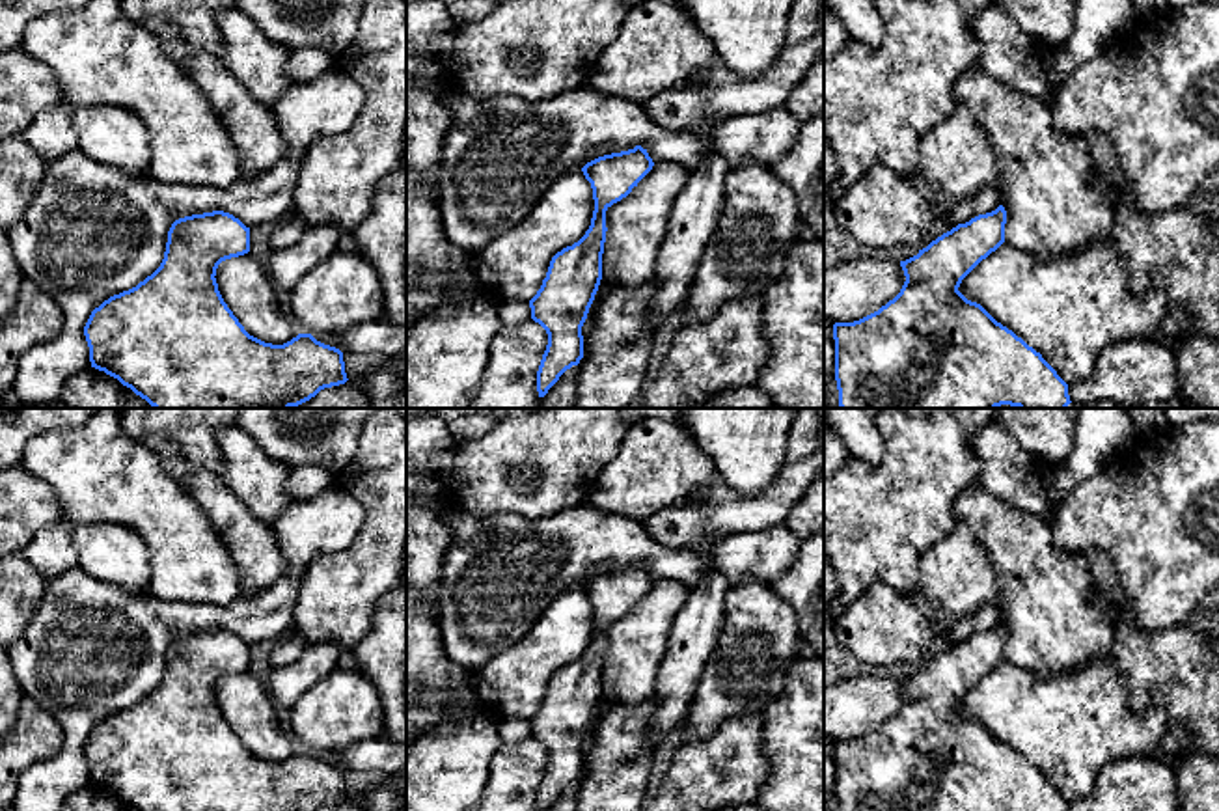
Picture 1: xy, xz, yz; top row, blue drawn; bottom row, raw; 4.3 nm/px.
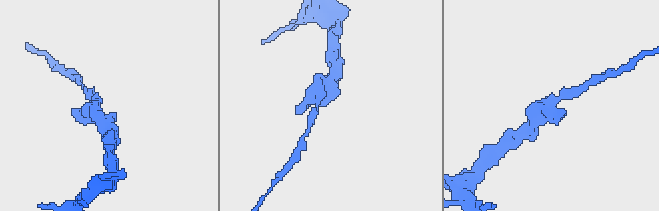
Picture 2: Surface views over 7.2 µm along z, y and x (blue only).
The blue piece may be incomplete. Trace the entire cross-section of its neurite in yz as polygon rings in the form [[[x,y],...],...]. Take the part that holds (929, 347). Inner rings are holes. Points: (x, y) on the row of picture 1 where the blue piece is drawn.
[[[1007,211],[979,214],[900,261],[906,282],[878,311],[835,323],[841,408],[1066,408],[1068,384],[1012,330],[960,291],[962,280],[1005,242]]]

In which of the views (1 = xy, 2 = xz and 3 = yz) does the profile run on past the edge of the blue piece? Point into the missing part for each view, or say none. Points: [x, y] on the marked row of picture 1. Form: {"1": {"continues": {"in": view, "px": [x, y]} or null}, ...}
{"1": {"continues": null}, "2": {"continues": null}, "3": {"continues": null}}

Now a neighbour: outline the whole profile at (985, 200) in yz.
[[[988,185],[969,194],[967,198],[960,199],[945,220],[958,226],[969,222],[979,214],[992,213],[997,207],[999,207],[999,188]]]

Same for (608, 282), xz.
[[[602,274],[598,291],[595,295],[595,300],[593,300],[591,308],[589,308],[587,319],[582,326],[583,341],[589,337],[589,334],[593,330],[593,319],[595,319],[595,311],[596,311],[598,304],[604,300],[606,293],[613,287],[619,287],[619,282],[613,276]]]

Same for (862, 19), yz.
[[[828,0],[828,6],[850,41],[869,48],[880,45],[883,22],[874,0]]]

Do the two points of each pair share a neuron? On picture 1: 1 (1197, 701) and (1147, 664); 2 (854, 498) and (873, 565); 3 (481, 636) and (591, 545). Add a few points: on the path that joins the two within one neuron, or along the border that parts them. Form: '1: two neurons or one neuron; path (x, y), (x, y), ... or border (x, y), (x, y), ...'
1: one neuron; path (1184, 688), (1165, 687), (1160, 677)
2: one neuron; path (865, 515), (873, 522), (873, 549)
3: one neuron; path (509, 612), (563, 558)

